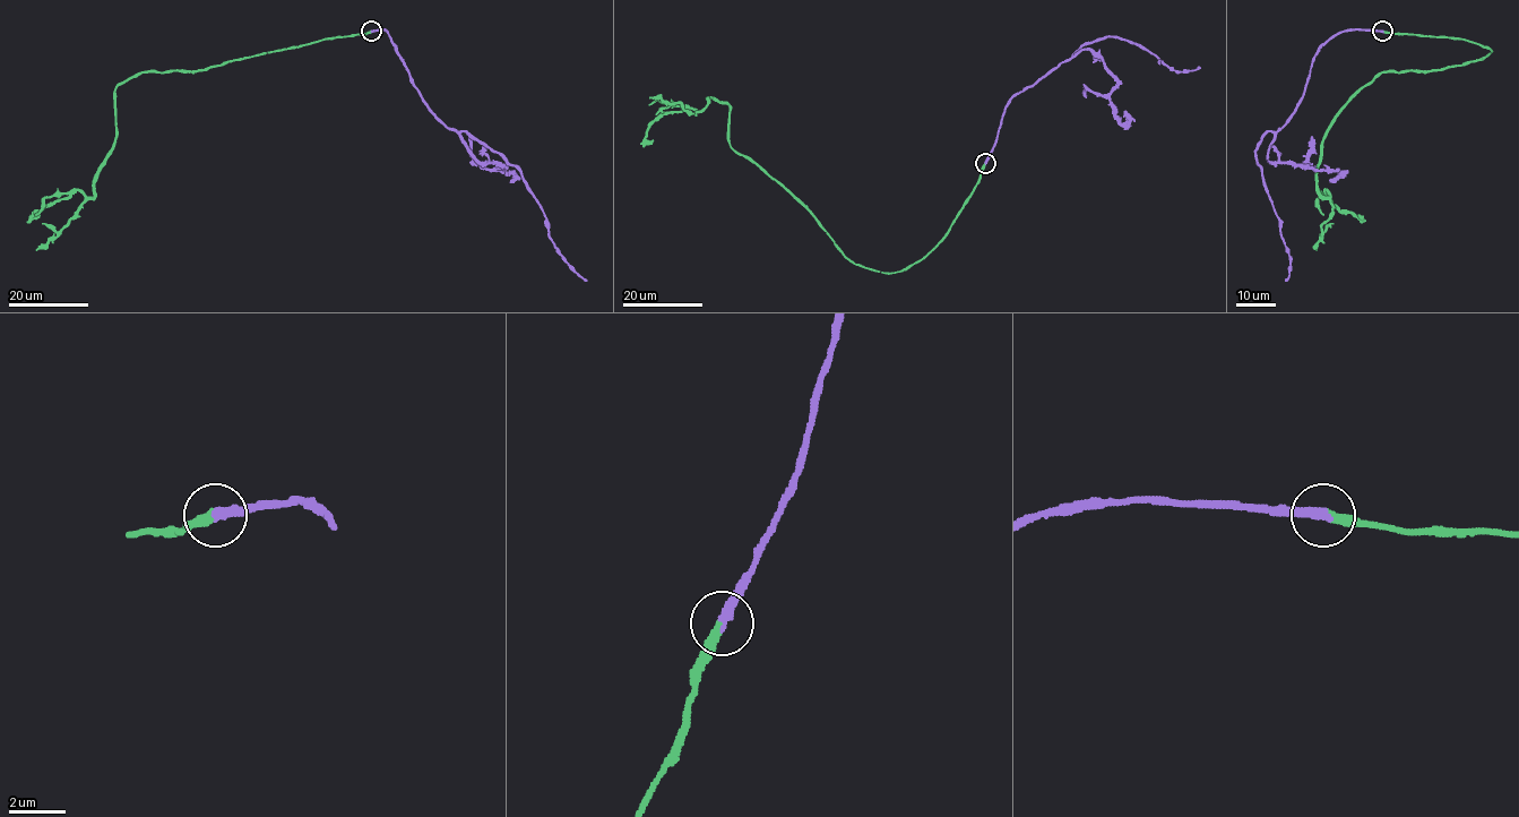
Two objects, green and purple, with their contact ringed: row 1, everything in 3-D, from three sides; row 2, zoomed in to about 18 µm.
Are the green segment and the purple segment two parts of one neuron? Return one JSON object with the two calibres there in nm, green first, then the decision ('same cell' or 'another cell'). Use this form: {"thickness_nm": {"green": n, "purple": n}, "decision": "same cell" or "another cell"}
{"thickness_nm": {"green": 340, "purple": 360}, "decision": "same cell"}

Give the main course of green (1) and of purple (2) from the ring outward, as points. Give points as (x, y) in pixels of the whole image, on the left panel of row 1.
1: (371, 31), (121, 82), (113, 148), (94, 196), (74, 190), (29, 221)
2: (371, 31), (386, 31), (411, 82), (448, 128), (476, 138), (520, 171), (546, 220), (557, 251), (587, 281)

